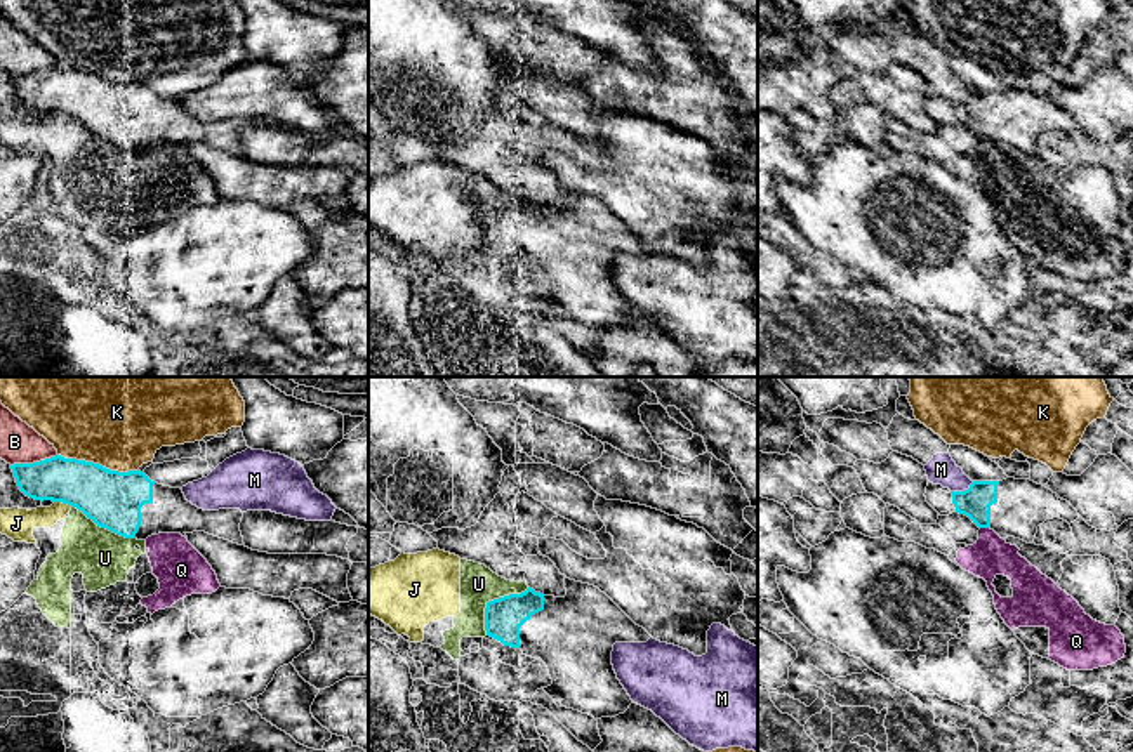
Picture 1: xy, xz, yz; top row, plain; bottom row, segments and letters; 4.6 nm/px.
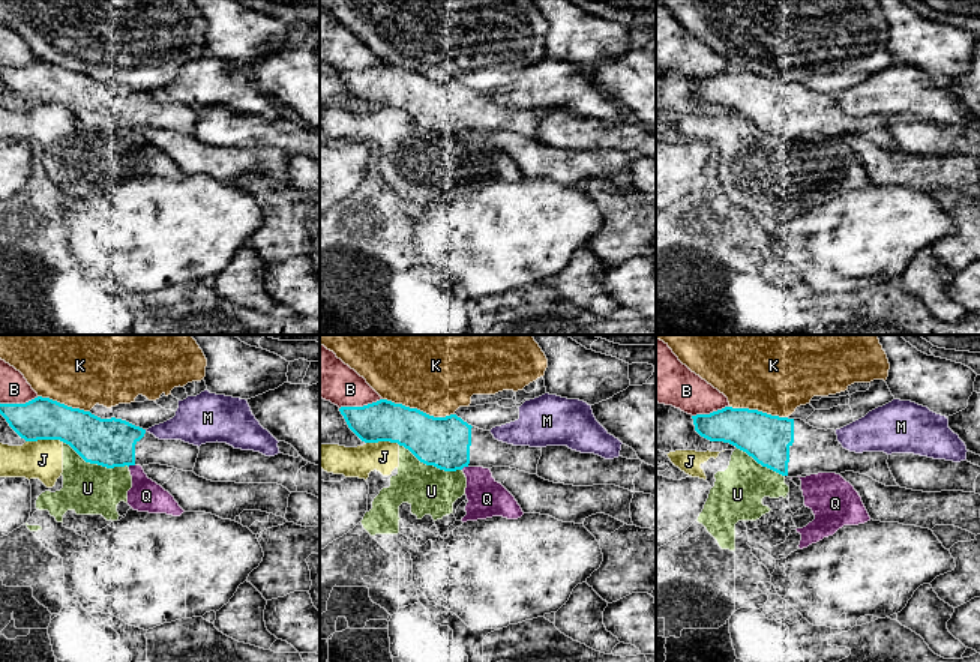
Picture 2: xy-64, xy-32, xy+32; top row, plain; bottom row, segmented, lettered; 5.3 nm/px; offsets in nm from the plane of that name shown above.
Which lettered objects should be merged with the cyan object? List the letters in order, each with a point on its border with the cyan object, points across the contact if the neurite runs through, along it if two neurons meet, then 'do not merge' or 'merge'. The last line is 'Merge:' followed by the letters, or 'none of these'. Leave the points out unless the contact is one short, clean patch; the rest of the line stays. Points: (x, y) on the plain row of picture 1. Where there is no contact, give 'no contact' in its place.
B: meets cyan in xy at (33, 73); do not merge
J: meets cyan in xy at (63, 113); do not merge
K: meets cyan in xy at (98, 75); do not merge
M: meets cyan in yz at (961, 103); do not merge
Q: meets cyan in yz at (984, 138); do not merge
U: meets cyan in xz at (494, 211); border along xz (529, 198), (487, 214), (485, 245); do not merge
Merge: none of these

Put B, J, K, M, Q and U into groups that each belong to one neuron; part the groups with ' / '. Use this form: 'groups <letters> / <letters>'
groups B / J Q U / K / M

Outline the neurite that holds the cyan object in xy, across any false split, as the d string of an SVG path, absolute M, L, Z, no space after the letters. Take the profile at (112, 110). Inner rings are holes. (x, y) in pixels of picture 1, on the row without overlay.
M61 66L10 80L26 108L76 118L97 137L125 149L205 142L245 156L240 120L198 120L181 99L158 96L141 82L118 83Z

